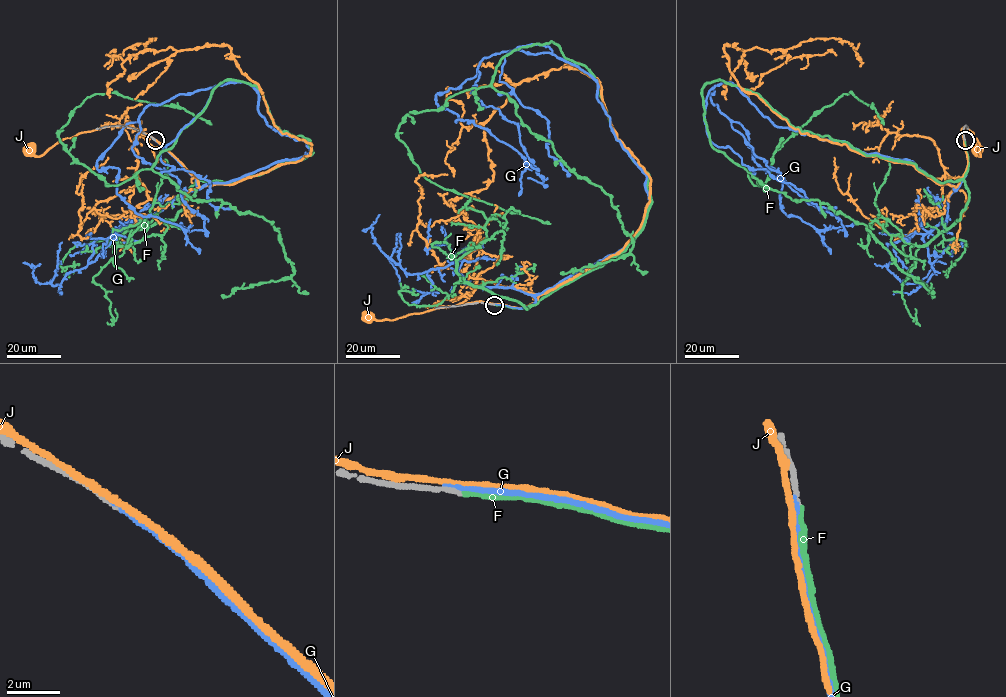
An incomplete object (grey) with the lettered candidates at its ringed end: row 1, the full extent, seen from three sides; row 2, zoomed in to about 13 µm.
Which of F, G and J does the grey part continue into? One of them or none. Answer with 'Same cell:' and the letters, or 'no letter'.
Same cell: F

